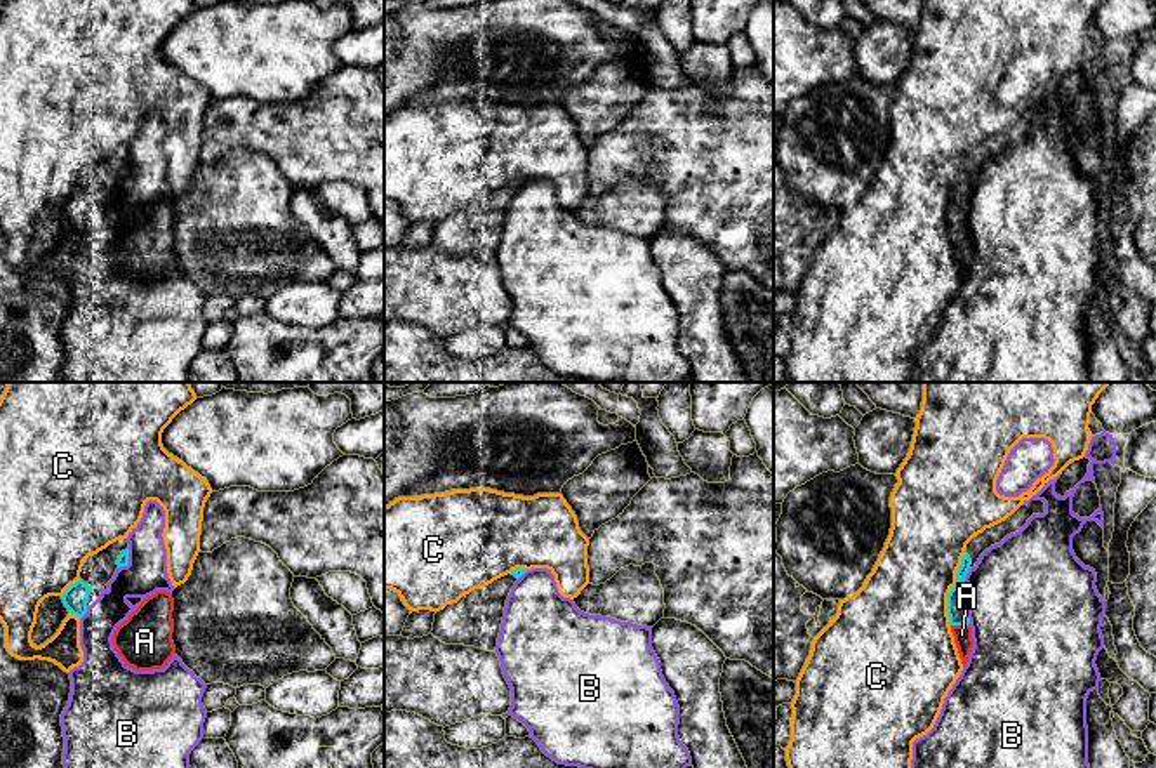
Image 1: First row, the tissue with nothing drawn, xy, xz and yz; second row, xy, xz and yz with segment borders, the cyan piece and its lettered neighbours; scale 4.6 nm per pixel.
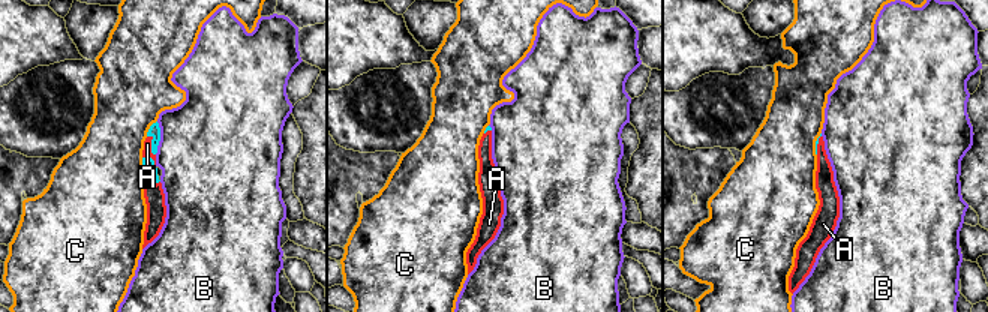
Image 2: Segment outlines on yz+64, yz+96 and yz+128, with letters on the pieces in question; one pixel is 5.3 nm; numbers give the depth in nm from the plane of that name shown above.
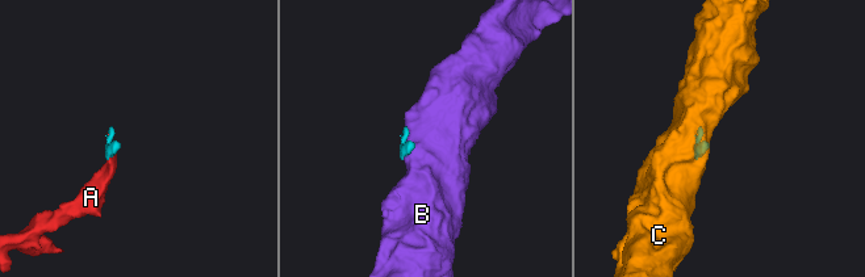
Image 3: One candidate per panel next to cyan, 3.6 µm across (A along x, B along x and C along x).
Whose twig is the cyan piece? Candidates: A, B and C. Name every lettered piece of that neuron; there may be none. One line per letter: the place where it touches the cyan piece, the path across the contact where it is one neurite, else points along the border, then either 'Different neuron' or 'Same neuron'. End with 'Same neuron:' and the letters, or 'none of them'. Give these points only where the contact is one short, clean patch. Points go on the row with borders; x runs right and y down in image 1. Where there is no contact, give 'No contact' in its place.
A: Touches cyan at yz (960, 624). Path across: yz (956, 602), (960, 624), (962, 635). Same neuron
B: Touches cyan at yz (967, 610). Different neuron
C: Touches cyan at yz (951, 589). Different neuron
Same neuron: A

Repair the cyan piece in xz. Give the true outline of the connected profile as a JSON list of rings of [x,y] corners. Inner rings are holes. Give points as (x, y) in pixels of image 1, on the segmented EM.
[[[516,568],[436,612],[431,634],[445,645],[495,652],[506,599],[525,572],[525,568]]]

